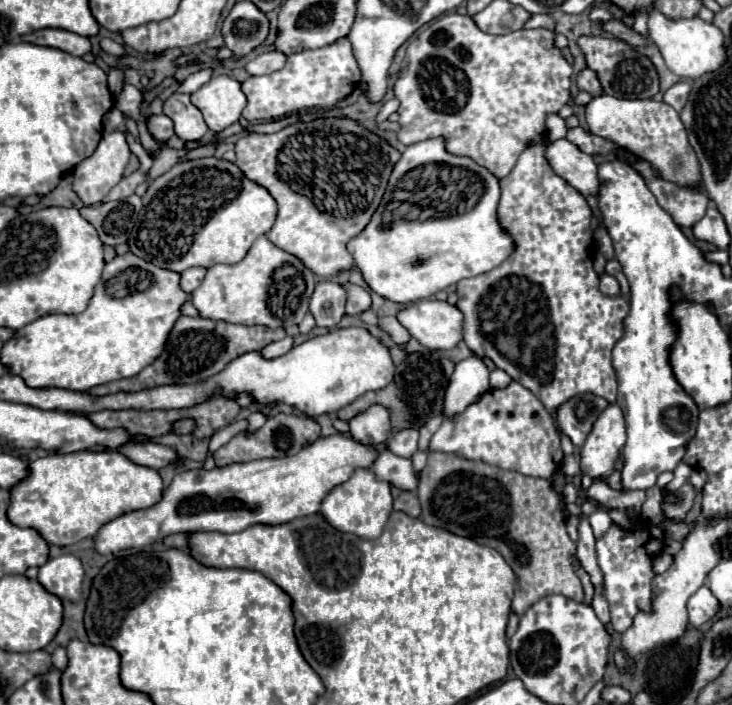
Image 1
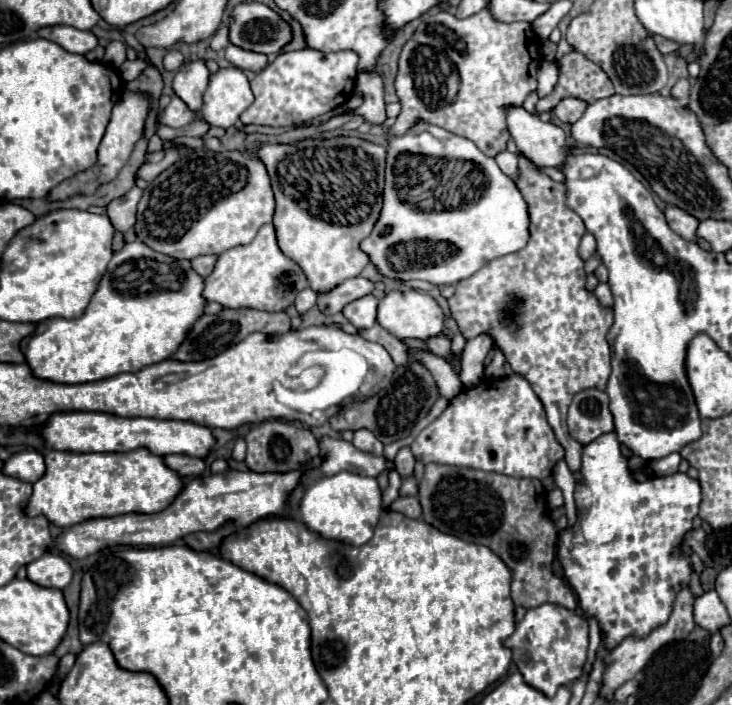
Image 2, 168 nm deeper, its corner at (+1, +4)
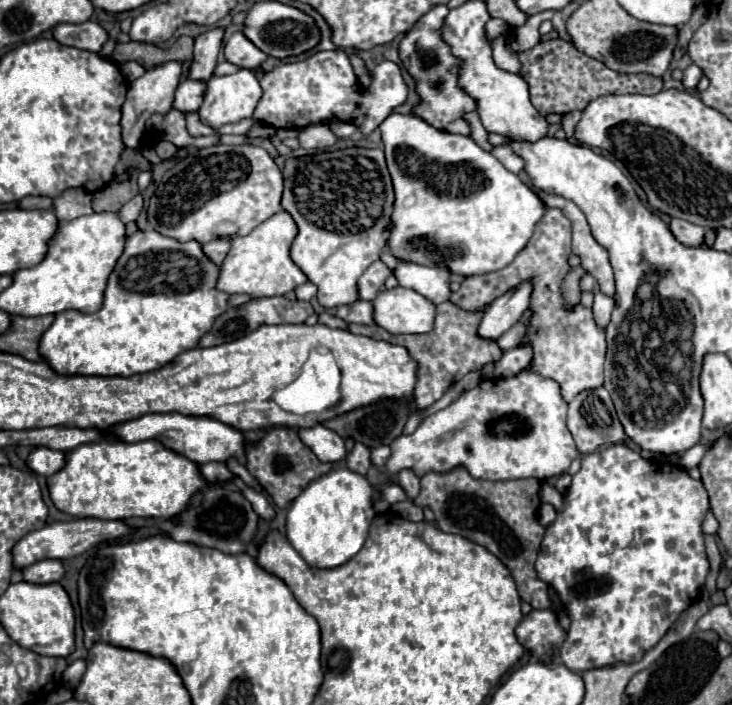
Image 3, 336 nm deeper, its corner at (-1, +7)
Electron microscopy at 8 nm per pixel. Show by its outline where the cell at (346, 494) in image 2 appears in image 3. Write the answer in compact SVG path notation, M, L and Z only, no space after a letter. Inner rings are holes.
M340 465L314 479L314 483L308 483L306 489L292 501L286 517L286 537L308 565L322 569L338 567L364 547L374 517L372 485L364 475Z

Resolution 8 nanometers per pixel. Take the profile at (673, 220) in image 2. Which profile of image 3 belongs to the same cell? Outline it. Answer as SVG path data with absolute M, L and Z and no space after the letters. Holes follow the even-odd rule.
M672 219L670 221L670 231L684 245L698 247L698 245L704 243L704 229L694 225L694 223L686 223L684 219Z

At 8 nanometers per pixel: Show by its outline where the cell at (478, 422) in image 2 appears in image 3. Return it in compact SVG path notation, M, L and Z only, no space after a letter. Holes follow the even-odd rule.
M520 371L506 379L484 379L478 387L464 391L446 409L426 417L412 435L400 435L390 443L392 455L386 461L390 473L400 469L412 469L418 477L428 471L446 473L454 467L464 467L476 479L548 479L568 471L570 463L580 457L574 439L566 427L566 403L560 397L560 387L552 379L544 379L530 371Z

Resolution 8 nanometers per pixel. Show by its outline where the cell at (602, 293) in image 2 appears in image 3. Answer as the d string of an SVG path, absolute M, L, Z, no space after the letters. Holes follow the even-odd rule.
M596 293L594 295L594 305L592 305L592 313L594 319L600 327L606 327L610 321L610 315L614 311L614 299L608 297L606 293Z

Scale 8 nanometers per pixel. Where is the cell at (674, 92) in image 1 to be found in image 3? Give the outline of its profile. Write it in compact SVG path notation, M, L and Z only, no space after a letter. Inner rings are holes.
M690 65L690 67L684 71L682 85L684 85L686 89L694 89L694 87L696 87L696 83L700 81L700 77L702 77L702 71L700 71L700 67L698 67L698 65Z

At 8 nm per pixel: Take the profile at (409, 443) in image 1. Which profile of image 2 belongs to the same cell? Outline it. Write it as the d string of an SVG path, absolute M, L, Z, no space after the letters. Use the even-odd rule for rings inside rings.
M402 448L394 460L394 468L402 478L410 478L414 474L414 464L416 460L412 458L412 452L408 448Z

